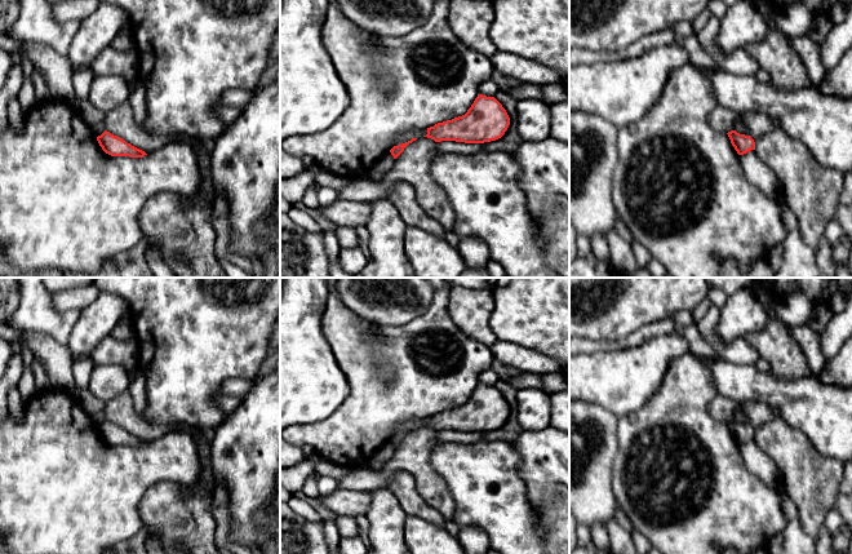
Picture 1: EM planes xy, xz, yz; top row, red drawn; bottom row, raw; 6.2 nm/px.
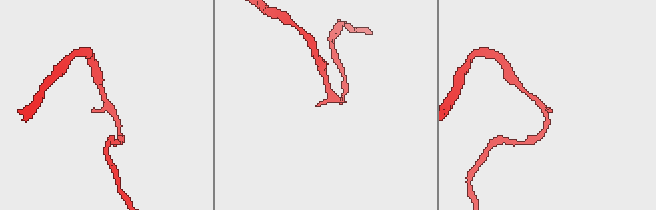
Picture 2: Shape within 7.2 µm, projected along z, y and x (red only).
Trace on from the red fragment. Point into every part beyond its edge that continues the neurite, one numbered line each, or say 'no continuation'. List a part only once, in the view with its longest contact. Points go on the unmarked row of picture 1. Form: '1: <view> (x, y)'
1: yz (758, 462)

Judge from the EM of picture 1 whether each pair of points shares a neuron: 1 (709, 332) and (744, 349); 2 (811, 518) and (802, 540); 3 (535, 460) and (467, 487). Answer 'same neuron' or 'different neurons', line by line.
1: same neuron
2: different neurons
3: different neurons

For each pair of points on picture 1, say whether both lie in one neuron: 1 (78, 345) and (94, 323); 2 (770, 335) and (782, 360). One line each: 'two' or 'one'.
1: one
2: one

